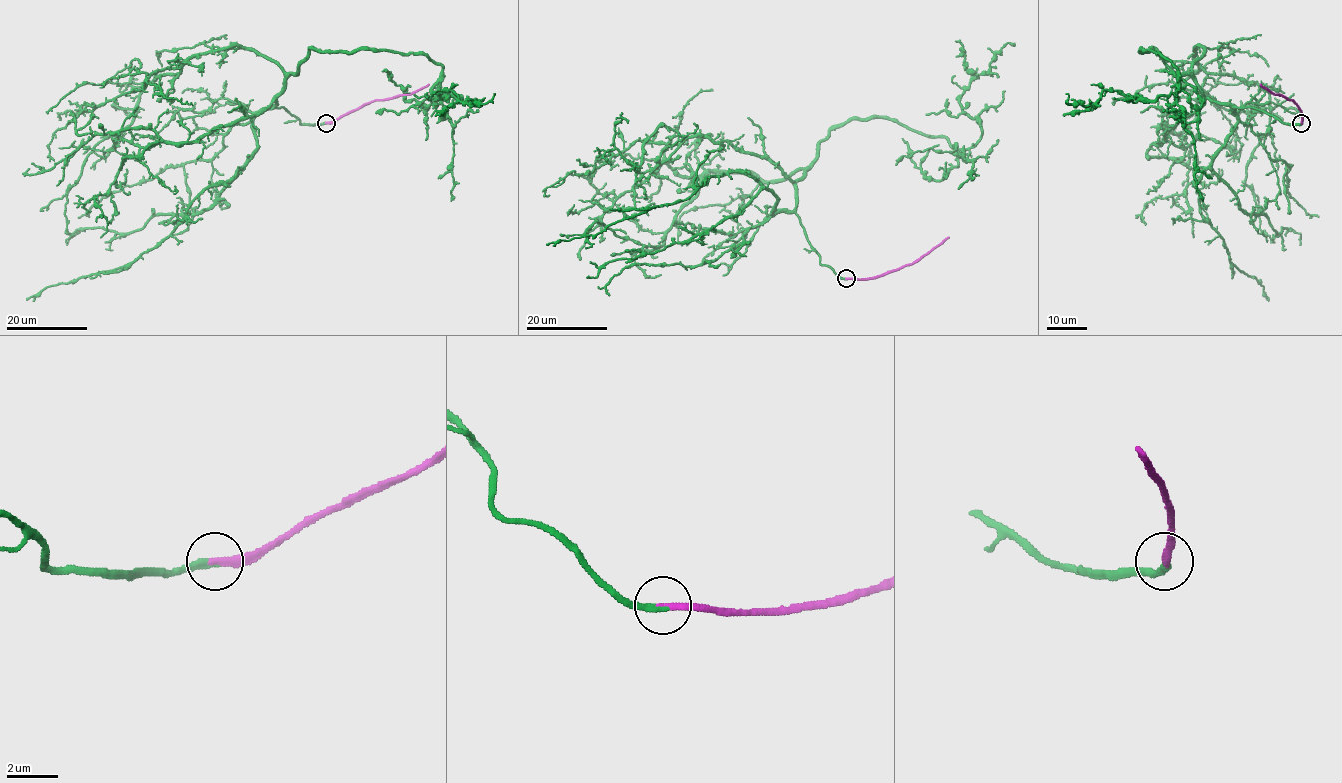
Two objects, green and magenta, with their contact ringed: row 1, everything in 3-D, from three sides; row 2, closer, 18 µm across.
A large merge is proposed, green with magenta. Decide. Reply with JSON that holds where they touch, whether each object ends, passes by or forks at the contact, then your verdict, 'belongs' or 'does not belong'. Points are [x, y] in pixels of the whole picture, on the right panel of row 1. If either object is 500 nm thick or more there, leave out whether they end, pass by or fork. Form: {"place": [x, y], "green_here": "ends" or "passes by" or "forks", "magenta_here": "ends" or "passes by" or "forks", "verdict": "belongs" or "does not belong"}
{"place": [1301, 123], "green_here": "ends", "magenta_here": "ends", "verdict": "belongs"}

